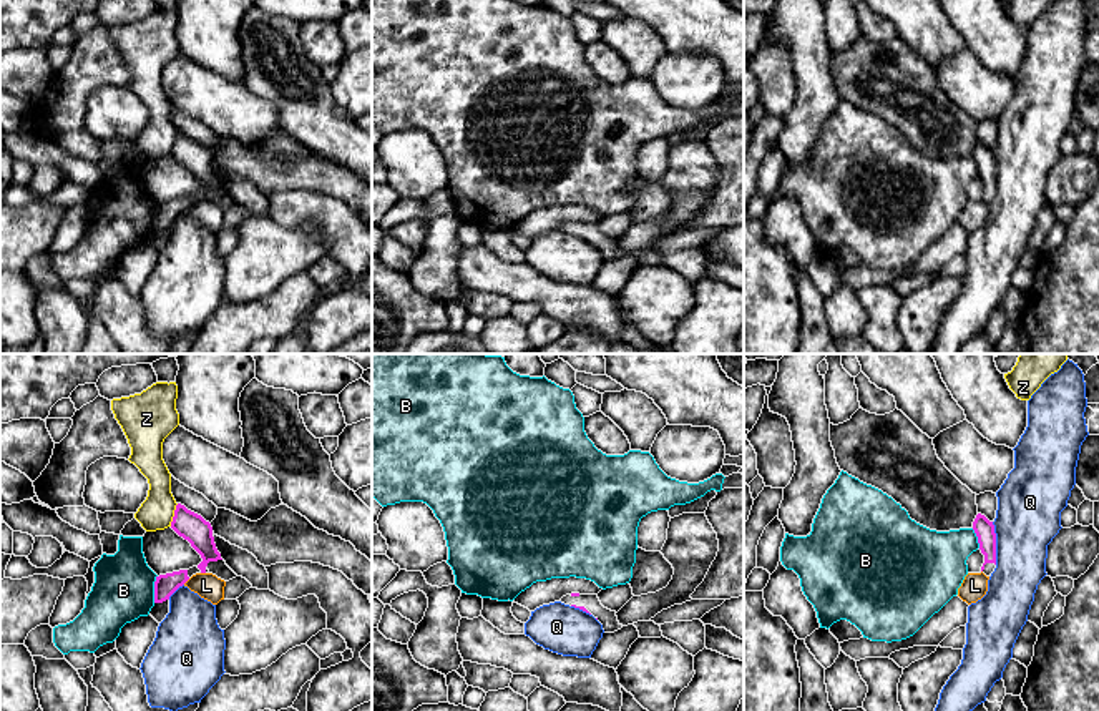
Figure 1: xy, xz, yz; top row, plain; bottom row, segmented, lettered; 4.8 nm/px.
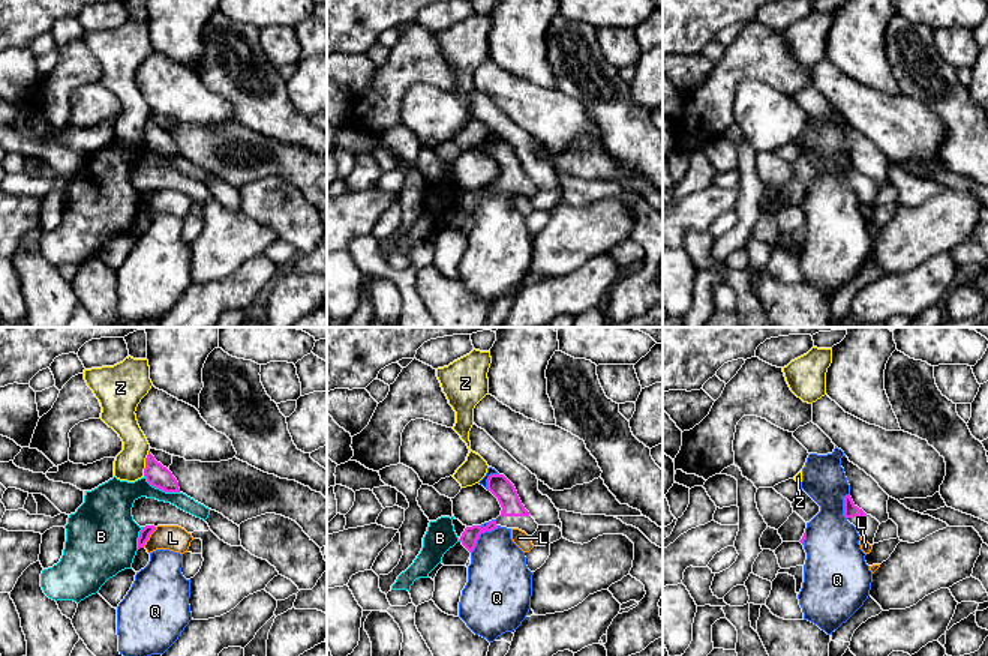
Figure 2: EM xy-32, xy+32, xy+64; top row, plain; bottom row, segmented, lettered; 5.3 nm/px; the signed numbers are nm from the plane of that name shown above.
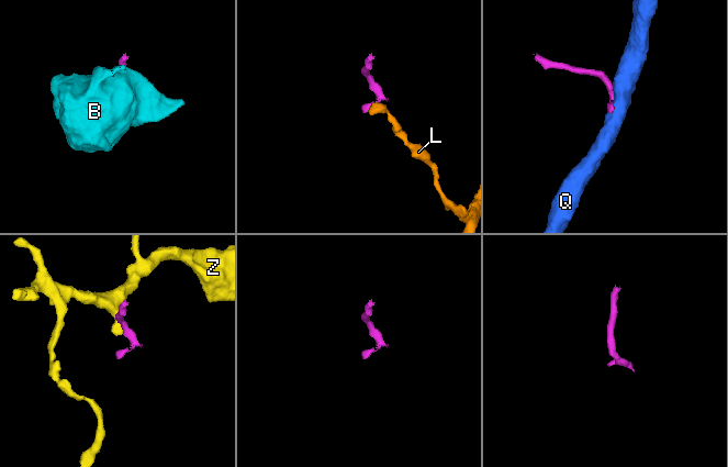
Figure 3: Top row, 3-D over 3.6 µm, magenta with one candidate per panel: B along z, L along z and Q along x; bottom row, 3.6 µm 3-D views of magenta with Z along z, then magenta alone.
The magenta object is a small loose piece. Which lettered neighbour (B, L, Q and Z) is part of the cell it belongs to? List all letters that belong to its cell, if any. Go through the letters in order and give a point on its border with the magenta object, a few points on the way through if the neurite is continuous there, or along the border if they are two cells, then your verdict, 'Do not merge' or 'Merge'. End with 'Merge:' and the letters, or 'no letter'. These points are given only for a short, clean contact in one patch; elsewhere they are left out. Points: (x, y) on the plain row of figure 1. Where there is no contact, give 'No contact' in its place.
B: Touches magenta at xy (155, 216). Do not merge
L: Touches magenta at xy (186, 208). Boundary: xy (190, 206), (183, 211). Do not merge
Q: Touches magenta at yz (995, 171). Boundary: yz (991, 150), (996, 191). Do not merge
Z: Touches magenta at xy (175, 143). Boundary: xy (178, 132), (170, 153). Do not merge
Merge: no letter

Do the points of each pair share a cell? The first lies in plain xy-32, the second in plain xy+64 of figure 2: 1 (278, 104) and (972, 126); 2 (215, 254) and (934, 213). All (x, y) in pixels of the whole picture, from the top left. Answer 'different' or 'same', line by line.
1: same
2: same

